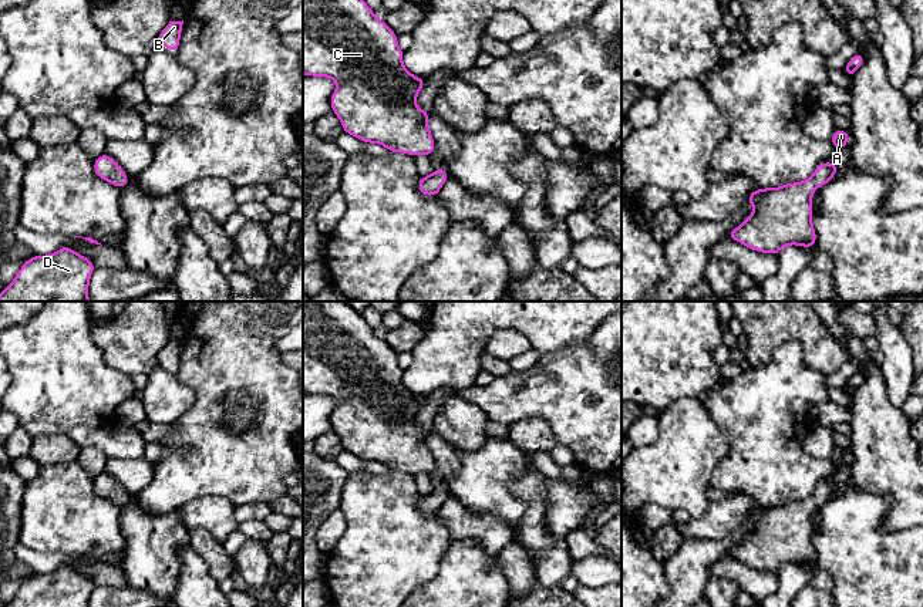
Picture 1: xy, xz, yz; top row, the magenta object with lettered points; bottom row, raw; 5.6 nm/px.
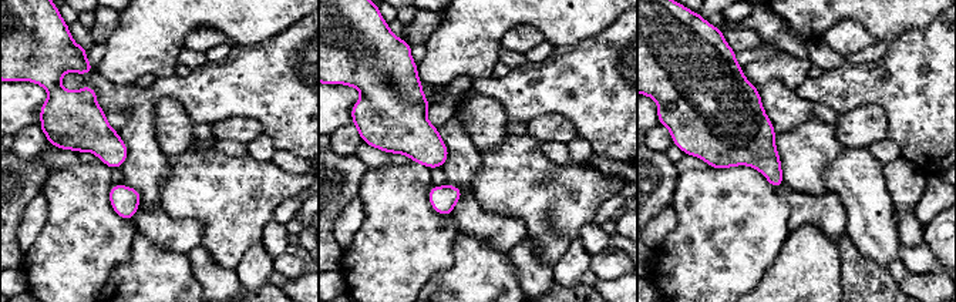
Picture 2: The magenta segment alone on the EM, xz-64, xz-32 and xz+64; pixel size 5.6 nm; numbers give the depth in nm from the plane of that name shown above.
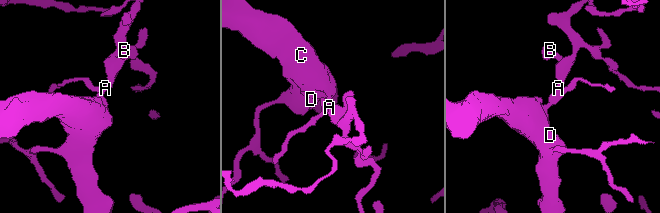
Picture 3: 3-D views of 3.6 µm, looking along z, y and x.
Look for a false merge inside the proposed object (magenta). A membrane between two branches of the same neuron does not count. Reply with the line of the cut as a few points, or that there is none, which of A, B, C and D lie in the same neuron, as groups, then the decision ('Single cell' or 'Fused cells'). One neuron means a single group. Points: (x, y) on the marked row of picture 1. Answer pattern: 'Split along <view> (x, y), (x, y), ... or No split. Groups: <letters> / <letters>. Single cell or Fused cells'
No split. Groups: A B C D. Single cell

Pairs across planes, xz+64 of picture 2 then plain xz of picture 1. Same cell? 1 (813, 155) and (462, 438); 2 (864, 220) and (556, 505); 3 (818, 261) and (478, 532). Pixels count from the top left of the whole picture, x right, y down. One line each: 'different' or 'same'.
1: different
2: different
3: different

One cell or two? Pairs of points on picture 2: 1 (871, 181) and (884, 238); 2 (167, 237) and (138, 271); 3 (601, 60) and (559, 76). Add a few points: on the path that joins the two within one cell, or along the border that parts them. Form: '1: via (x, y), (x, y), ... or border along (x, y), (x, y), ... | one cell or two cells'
1: via (871, 195), (871, 224) | one cell
2: border along (138, 231), (161, 248), (187, 254) | two cells
3: via (591, 70), (585, 76), (569, 76) | one cell

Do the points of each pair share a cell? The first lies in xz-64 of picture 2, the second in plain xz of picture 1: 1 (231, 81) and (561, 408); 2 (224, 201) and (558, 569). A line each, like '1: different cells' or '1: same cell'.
1: same cell
2: different cells

